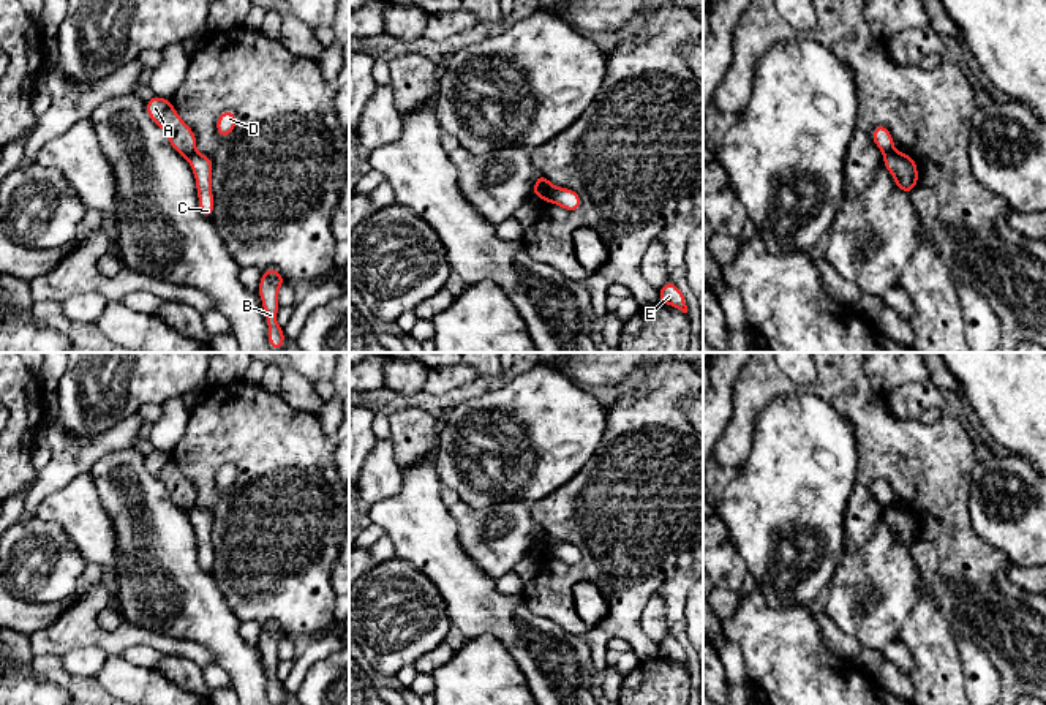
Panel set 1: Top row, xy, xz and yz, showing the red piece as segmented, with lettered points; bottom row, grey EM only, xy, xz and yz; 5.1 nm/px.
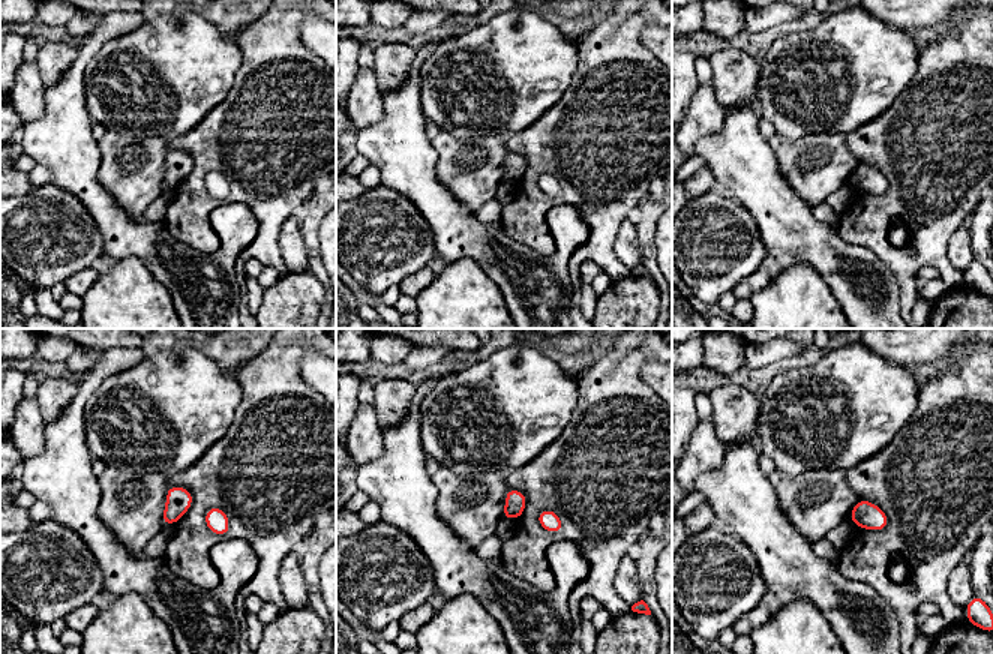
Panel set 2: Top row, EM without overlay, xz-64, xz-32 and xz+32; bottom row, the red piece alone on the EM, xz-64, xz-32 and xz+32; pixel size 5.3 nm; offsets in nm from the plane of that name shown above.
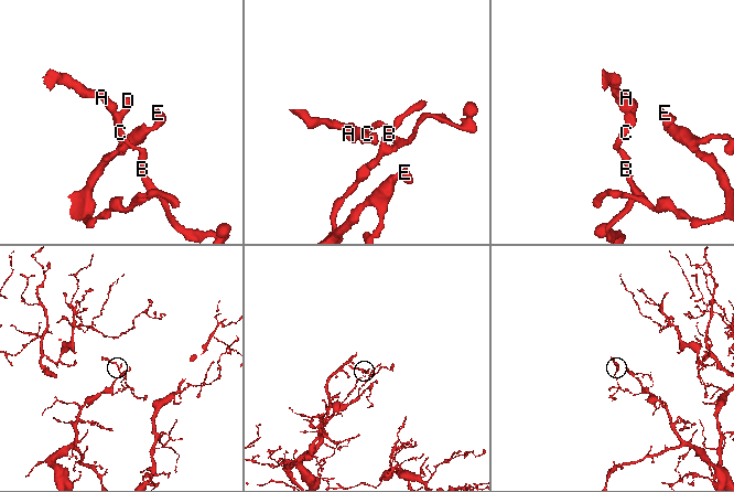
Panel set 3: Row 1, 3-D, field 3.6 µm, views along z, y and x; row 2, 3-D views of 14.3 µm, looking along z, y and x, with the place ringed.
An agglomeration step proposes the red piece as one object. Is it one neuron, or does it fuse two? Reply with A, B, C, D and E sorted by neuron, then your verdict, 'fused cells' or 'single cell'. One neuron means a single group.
A / B C D E; fused cells

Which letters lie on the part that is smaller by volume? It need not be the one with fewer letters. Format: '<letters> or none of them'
A

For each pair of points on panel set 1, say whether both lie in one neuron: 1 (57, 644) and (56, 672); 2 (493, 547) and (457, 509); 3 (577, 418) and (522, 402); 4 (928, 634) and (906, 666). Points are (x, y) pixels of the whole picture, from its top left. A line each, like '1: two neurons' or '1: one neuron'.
1: two neurons
2: one neuron
3: one neuron
4: two neurons

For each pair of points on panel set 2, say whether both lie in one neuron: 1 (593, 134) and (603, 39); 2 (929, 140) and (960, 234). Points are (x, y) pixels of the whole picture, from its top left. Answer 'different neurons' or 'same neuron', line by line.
1: same neuron
2: different neurons

